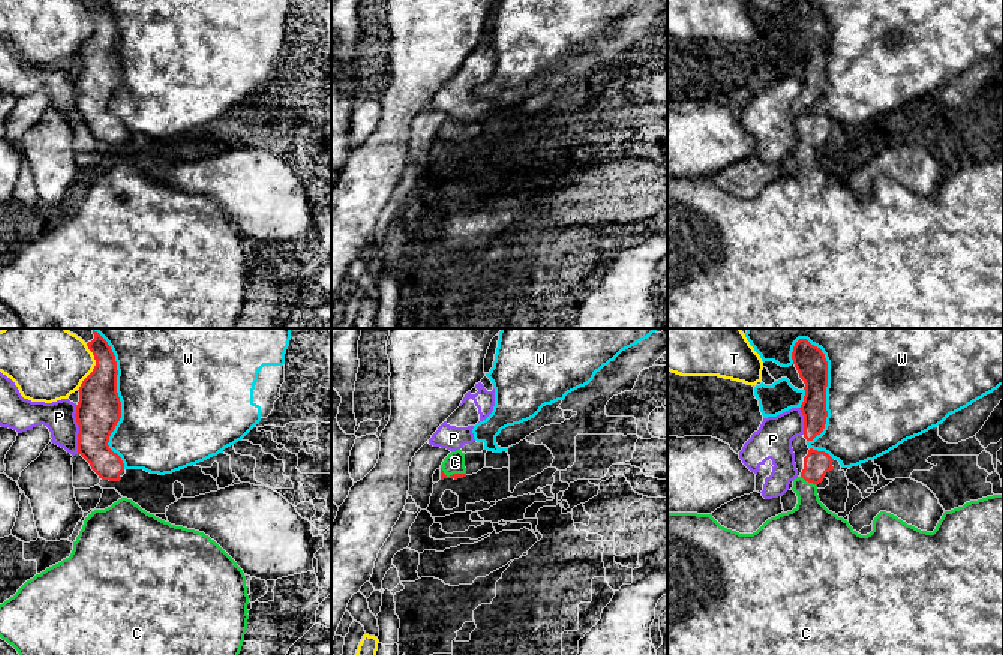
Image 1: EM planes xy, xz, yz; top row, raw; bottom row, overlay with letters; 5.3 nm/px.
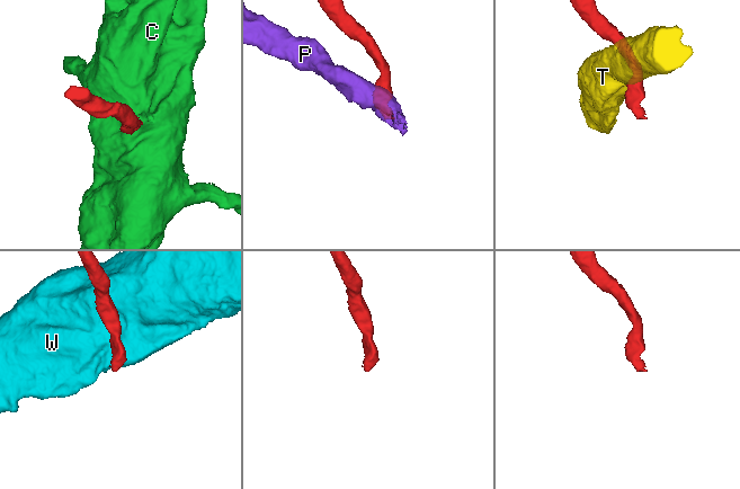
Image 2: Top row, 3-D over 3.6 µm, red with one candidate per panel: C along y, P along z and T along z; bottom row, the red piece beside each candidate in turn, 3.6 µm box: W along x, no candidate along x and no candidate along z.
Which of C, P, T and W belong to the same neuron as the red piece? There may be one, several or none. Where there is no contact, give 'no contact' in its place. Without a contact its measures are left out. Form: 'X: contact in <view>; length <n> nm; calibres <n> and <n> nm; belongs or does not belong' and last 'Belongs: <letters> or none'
C: contact in yz; length 110 nm; calibres 140 and 280 nm; belongs
P: contact in xy; length 260 nm; calibres 240 and 170 nm; does not belong
T: contact in xy; length 260 nm; calibres 240 and 400 nm; does not belong
W: contact in yz; length 550 nm; calibres 170 and 500 nm; does not belong
Belongs: C

